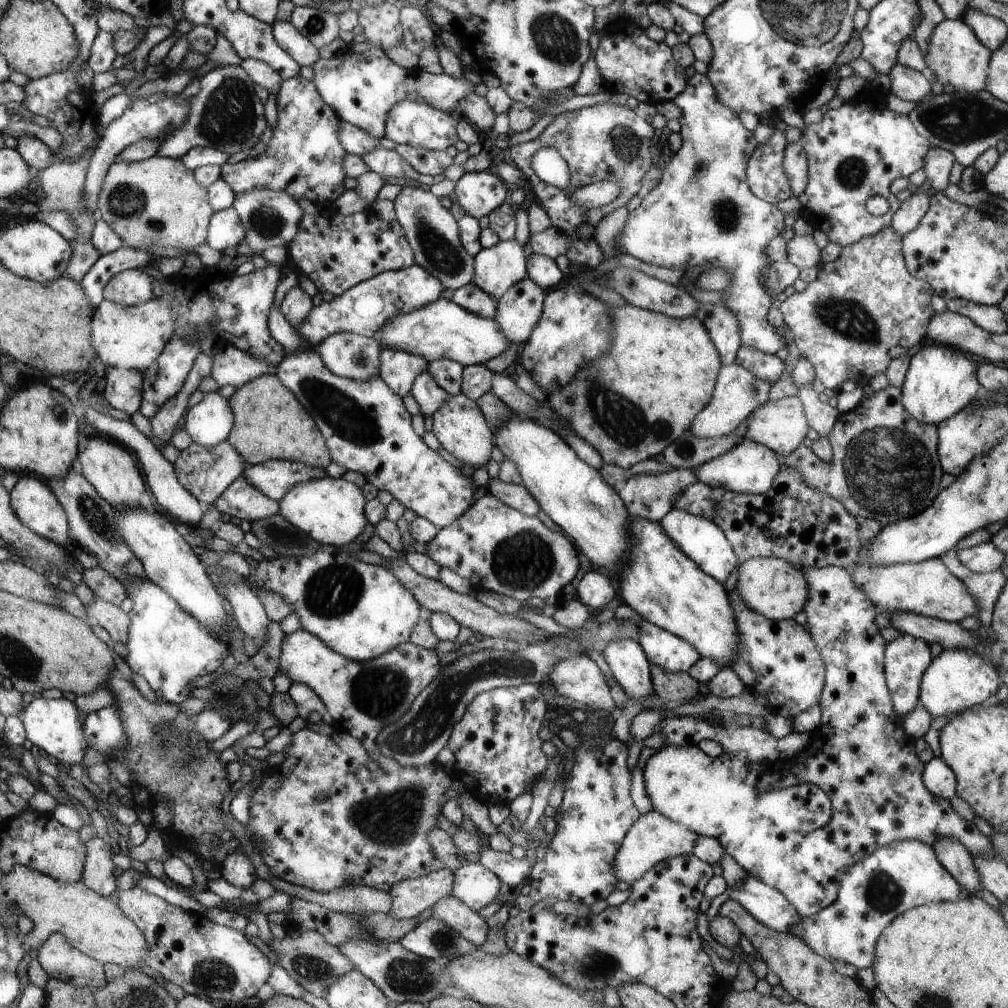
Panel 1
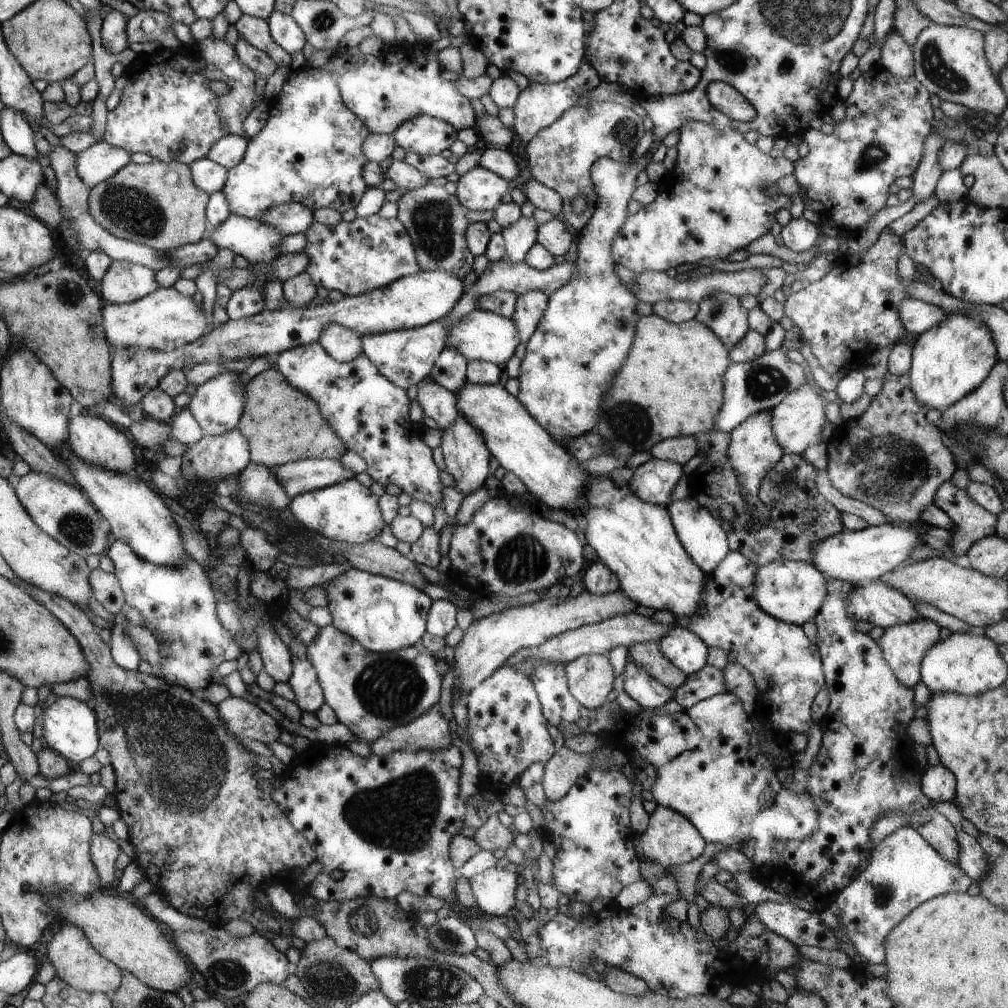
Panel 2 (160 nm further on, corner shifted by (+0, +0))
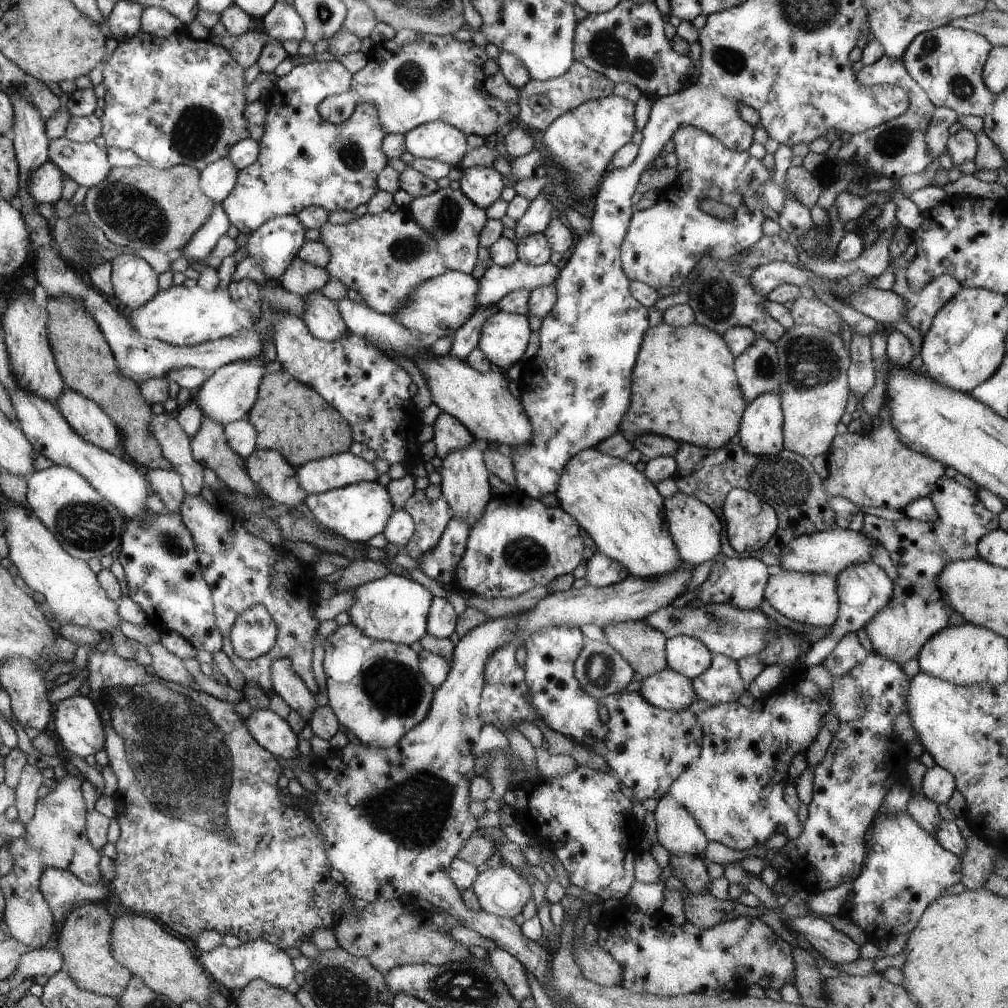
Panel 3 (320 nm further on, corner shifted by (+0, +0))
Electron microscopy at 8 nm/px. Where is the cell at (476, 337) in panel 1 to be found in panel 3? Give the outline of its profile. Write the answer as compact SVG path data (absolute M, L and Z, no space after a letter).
M500 310L482 327L477 347L503 372L522 360L532 332L527 316Z

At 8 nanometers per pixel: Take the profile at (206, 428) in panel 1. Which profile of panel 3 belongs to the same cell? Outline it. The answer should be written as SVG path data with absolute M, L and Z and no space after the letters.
M256 355L253 359L246 359L222 365L208 374L207 379L199 388L199 391L192 397L192 402L196 402L204 415L210 416L220 424L232 423L249 416L253 410L254 403L257 402L260 394L260 386L266 372L266 364L269 363L262 355Z

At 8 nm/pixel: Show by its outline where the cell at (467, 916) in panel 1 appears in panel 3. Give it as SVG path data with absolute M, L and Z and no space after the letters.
M495 944L488 950L487 959L506 983L512 998L515 998L519 1004L530 1000L532 991L530 991L528 971L517 958Z

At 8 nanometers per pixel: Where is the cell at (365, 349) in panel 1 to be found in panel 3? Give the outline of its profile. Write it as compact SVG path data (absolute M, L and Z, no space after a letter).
M322 291L309 292L302 298L305 298L306 306L301 319L315 337L335 341L349 335L336 300L328 299Z

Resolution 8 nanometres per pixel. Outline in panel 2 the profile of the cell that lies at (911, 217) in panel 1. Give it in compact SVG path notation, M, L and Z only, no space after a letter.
M930 133L924 141L923 153L918 168L913 174L912 192L918 203L934 196L935 186L944 172L939 163L939 154L945 140L938 133Z

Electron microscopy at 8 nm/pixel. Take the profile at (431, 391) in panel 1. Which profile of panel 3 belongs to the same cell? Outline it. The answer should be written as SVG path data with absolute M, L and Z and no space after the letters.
M441 412L433 424L433 430L436 456L441 459L453 455L454 450L460 453L466 447L478 444L473 433L450 413Z

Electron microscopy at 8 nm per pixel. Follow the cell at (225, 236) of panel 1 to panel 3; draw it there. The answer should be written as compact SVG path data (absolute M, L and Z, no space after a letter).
M280 215L267 220L260 228L250 233L248 244L245 245L248 256L251 256L263 268L268 280L278 282L289 262L294 260L307 241L304 235L306 231L296 215Z

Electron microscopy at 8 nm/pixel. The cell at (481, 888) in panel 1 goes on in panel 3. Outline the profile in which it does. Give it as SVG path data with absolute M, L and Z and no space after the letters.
M502 862L497 868L488 868L478 873L471 889L477 896L482 911L513 919L532 898L532 888L526 879Z

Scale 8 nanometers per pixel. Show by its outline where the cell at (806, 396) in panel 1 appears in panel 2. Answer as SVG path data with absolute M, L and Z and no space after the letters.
M780 347L766 351L762 356L750 362L732 363L724 373L724 402L715 416L715 430L729 433L743 420L760 411L768 411L775 407L784 397L808 382L804 368L788 359L785 350Z

